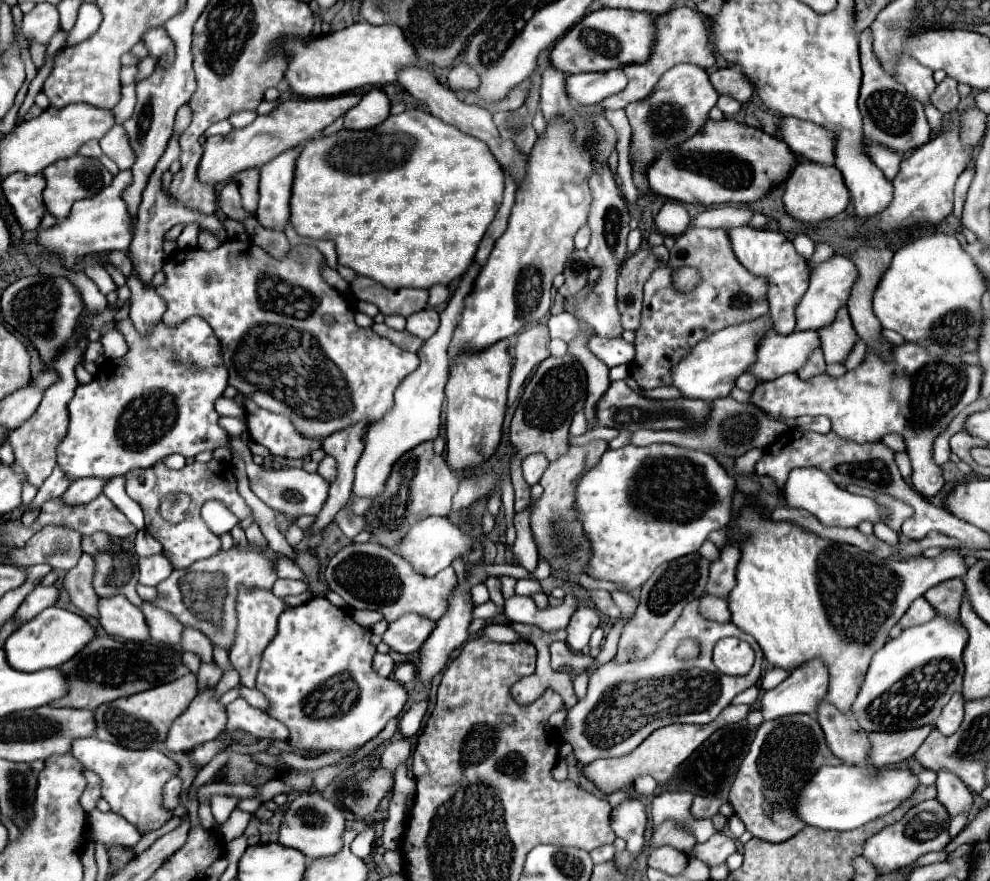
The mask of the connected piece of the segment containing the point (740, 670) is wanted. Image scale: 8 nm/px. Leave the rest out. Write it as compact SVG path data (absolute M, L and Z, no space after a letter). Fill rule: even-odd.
M726 637L714 647L714 665L726 675L746 675L752 669L754 651L746 641Z

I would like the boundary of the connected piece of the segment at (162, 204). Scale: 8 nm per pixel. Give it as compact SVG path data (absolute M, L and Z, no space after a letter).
M172 135L172 139L168 141L168 149L164 151L162 159L158 161L158 165L156 165L156 169L154 169L150 181L148 181L148 187L146 187L146 191L144 191L144 195L142 195L142 203L140 203L140 211L138 211L138 221L136 221L136 227L134 227L134 239L132 239L128 251L130 251L132 261L134 261L136 275L138 275L144 283L150 283L152 277L154 277L154 273L162 269L164 259L166 259L166 253L162 251L164 235L166 235L166 231L172 229L176 223L184 223L184 225L188 225L188 223L198 223L200 227L216 233L216 235L220 237L220 241L226 239L226 231L224 231L224 227L222 227L222 223L218 221L216 215L206 215L206 213L198 213L196 209L186 209L186 205L176 203L166 191L162 191L162 185L160 185L162 173L168 171L170 165L180 159L180 151L182 151L182 149L180 149L180 143L178 143L178 135Z

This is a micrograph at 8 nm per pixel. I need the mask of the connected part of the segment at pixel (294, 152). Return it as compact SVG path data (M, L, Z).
M300 147L288 149L260 169L260 203L256 219L268 229L282 231L290 217L288 201L292 195L292 179L298 153Z

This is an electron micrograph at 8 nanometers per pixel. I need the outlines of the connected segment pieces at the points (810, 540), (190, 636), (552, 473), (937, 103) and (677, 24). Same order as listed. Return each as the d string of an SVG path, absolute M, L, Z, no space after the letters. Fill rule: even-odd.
M752 507L742 509L736 527L748 539L742 545L736 587L728 595L732 623L736 623L744 633L758 641L766 661L772 667L794 671L812 659L820 659L830 673L824 701L842 713L850 713L850 705L862 687L872 655L886 645L890 639L890 629L900 621L910 603L924 595L930 587L952 577L964 577L968 571L964 557L956 551L946 551L934 559L926 559L922 555L910 559L878 559L876 555L854 549L852 545L820 539L796 525L778 525Z
M186 627L184 629L184 637L182 637L182 649L184 651L190 651L190 653L196 653L202 663L212 663L212 643L206 635L198 633L196 629L190 629Z
M592 439L584 445L570 445L568 453L558 457L558 461L552 461L546 473L542 475L544 493L532 511L530 525L532 525L532 535L536 539L536 545L538 545L538 553L552 565L552 569L584 573L586 561L590 559L590 545L584 537L582 523L576 519L572 495L576 489L576 481L598 463L600 455L606 449L608 449L608 443L602 439Z
M944 79L942 83L938 83L934 93L930 95L930 101L940 113L952 113L960 101L958 91L956 91L956 81Z
M678 7L678 9L672 9L670 13L656 17L654 27L656 27L656 35L654 35L650 59L640 65L626 65L624 67L624 73L628 77L628 87L624 91L620 91L618 95L612 95L600 103L606 111L608 109L624 109L628 103L646 99L652 93L654 85L660 81L660 77L678 63L694 63L702 69L710 69L716 63L714 47L710 43L710 29L714 25L712 25L712 19L706 17L704 13L690 9L690 7Z

